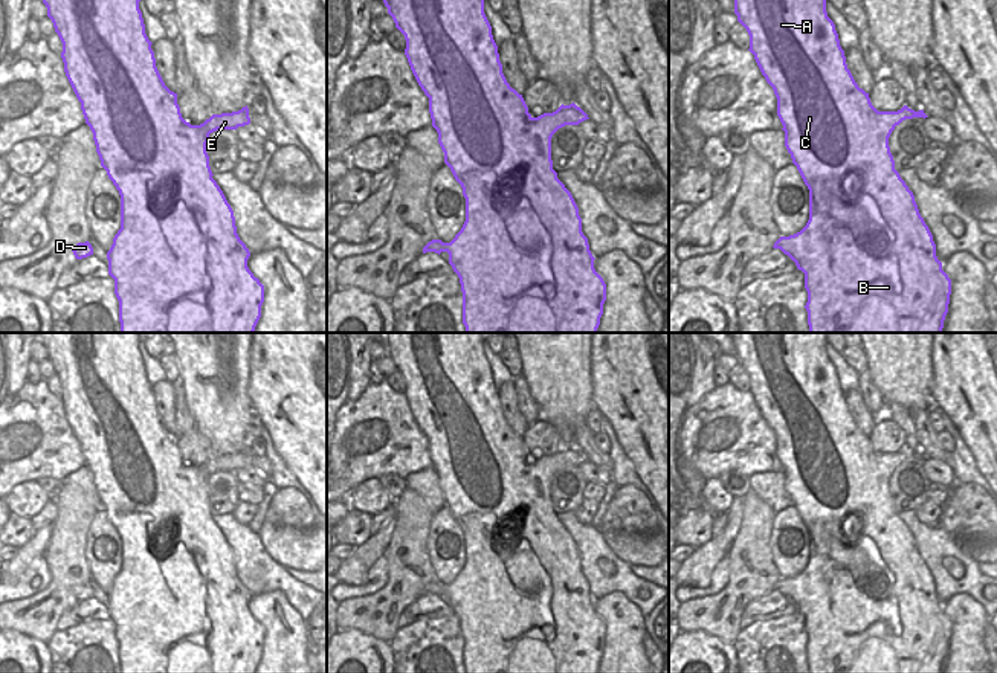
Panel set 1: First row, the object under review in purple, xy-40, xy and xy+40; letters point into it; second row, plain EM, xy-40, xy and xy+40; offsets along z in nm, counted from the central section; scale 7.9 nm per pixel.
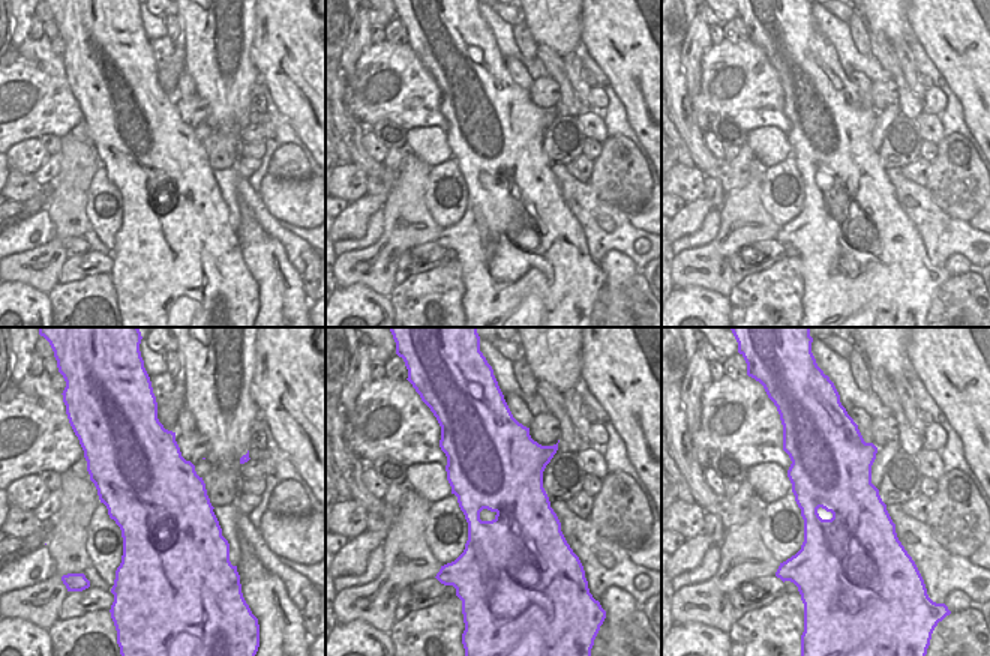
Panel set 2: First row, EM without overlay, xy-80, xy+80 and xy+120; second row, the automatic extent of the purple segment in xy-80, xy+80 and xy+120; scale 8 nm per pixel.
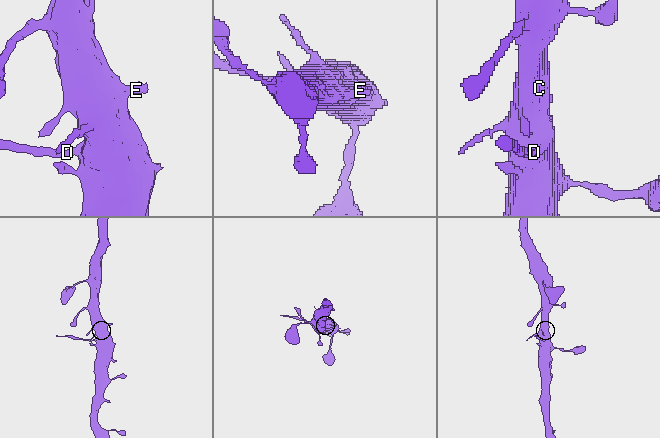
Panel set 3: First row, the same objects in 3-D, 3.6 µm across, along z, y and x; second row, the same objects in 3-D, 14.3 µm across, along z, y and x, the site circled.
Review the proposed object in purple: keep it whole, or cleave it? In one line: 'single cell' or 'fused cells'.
fused cells

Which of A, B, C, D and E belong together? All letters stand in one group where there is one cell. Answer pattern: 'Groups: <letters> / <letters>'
Groups: A B C E / D.

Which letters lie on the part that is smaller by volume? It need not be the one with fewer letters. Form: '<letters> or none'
D

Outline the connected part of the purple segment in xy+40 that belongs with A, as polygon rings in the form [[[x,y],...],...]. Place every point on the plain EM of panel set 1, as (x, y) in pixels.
[[[730,333],[730,336],[734,342],[737,363],[750,377],[748,392],[754,397],[762,417],[777,440],[777,458],[783,467],[785,488],[809,531],[809,562],[806,568],[794,577],[777,581],[780,592],[805,615],[805,630],[808,633],[805,650],[808,653],[809,673],[942,673],[948,655],[951,621],[942,612],[942,604],[936,598],[933,577],[919,555],[913,534],[895,511],[895,502],[889,488],[889,479],[896,467],[905,461],[925,461],[928,458],[924,452],[915,453],[907,447],[898,453],[878,453],[872,447],[869,435],[858,429],[847,411],[835,366],[826,354],[826,333]]]

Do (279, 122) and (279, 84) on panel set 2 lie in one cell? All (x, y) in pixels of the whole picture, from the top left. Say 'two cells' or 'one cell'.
two cells

